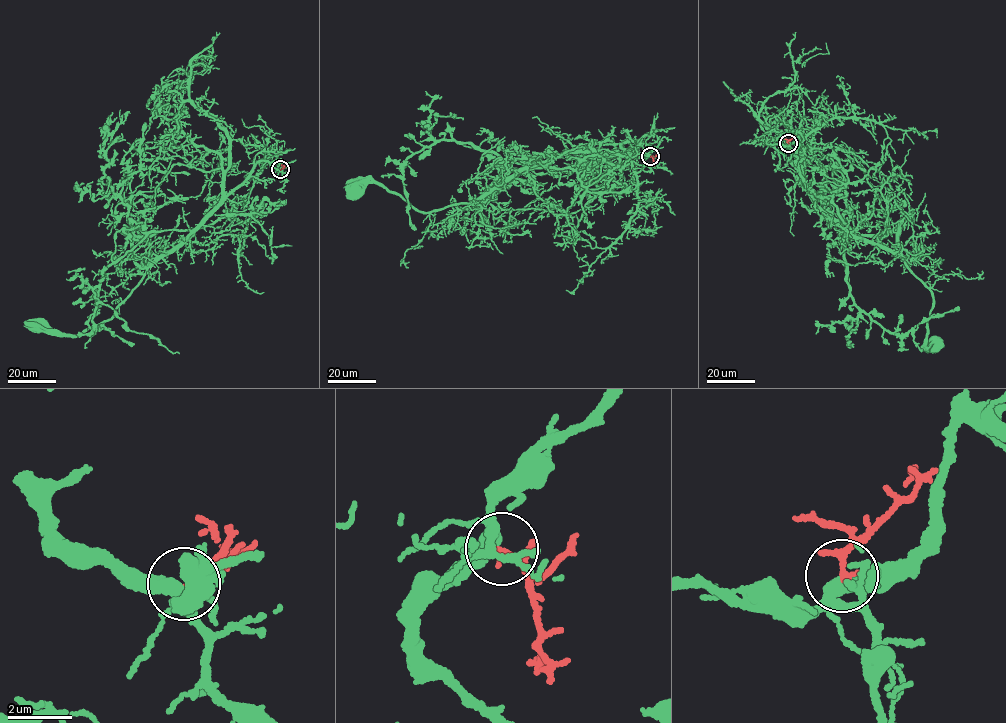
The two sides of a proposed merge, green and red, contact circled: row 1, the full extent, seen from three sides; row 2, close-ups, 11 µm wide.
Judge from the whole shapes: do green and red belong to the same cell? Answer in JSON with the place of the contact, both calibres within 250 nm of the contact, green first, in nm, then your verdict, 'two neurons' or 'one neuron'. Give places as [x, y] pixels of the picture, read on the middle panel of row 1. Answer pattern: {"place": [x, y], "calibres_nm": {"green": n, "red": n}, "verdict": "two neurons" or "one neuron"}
{"place": [650, 156], "calibres_nm": {"green": 320, "red": 240}, "verdict": "one neuron"}

